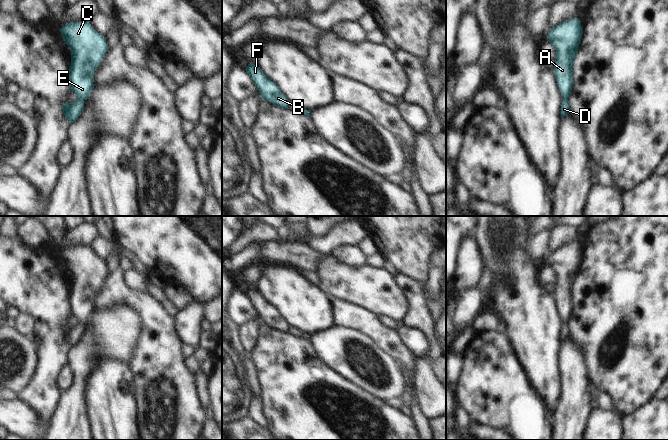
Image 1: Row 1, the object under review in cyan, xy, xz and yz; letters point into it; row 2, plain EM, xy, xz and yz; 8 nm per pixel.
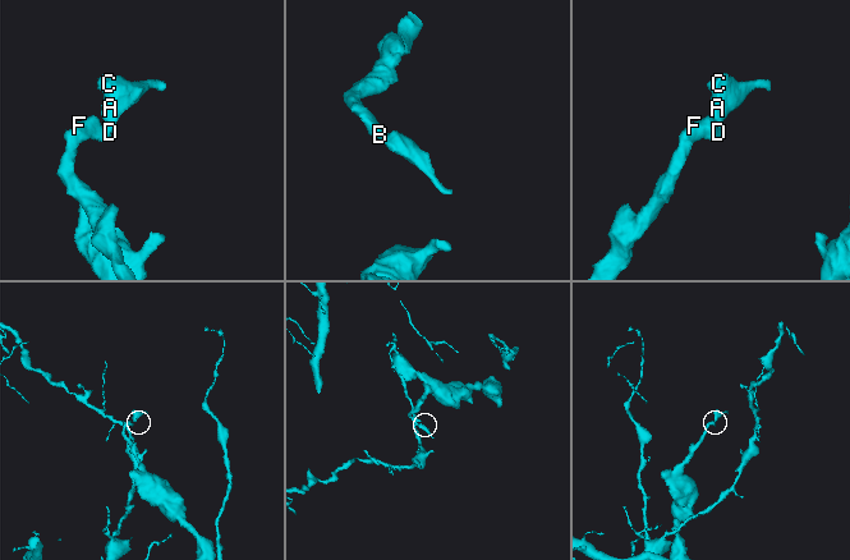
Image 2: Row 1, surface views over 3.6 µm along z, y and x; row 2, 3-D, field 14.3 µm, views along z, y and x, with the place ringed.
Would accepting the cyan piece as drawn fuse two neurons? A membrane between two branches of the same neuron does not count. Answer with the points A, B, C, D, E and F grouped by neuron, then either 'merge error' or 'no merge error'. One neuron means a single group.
groups A B C D E F; no merge error

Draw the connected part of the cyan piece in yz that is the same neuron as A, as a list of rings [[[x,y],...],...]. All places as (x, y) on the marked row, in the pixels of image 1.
[[[579,18],[570,19],[553,27],[547,35],[556,50],[553,72],[563,96],[561,118],[571,111],[569,96],[573,88],[573,63],[578,53],[583,27]]]

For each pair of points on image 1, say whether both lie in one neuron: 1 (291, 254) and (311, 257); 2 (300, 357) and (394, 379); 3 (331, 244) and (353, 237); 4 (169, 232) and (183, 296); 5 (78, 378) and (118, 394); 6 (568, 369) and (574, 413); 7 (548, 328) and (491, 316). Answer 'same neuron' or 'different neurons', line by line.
1: same neuron
2: different neurons
3: same neuron
4: different neurons
5: different neurons
6: same neuron
7: different neurons

